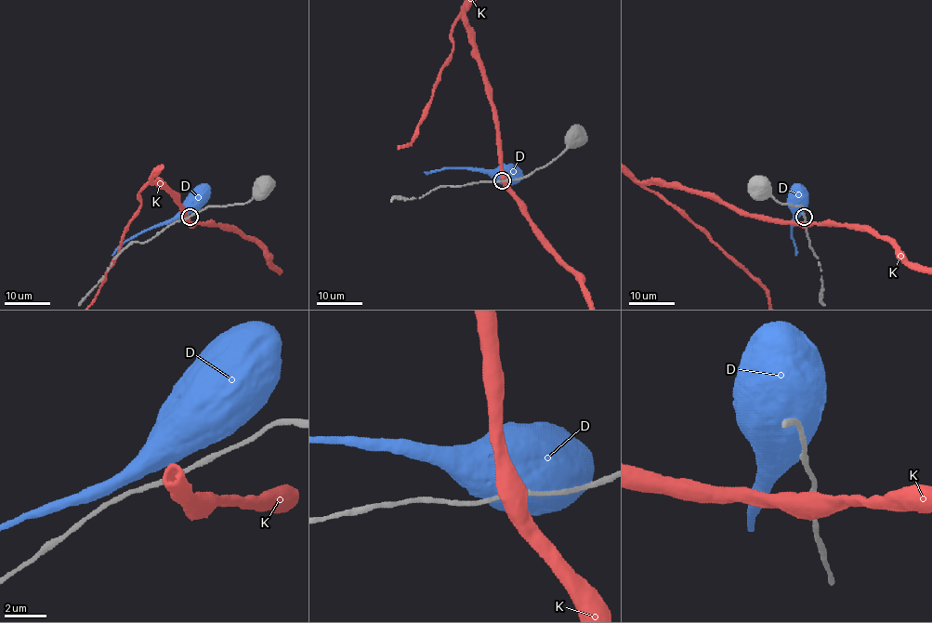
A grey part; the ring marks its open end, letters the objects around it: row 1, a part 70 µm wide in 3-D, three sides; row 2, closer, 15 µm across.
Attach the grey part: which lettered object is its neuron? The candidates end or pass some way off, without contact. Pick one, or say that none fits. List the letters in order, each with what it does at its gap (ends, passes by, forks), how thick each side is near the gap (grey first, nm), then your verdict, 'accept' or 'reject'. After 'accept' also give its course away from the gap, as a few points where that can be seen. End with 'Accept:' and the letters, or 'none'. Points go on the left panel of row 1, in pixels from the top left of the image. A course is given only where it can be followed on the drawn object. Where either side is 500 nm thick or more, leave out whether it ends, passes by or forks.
D: 220/950 nm | reject
K: 220/800 nm | accept
Accept: K

